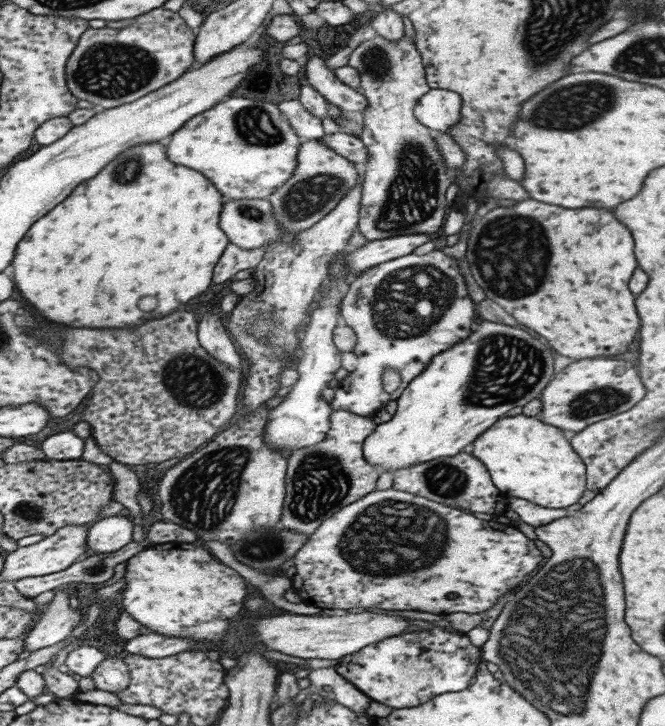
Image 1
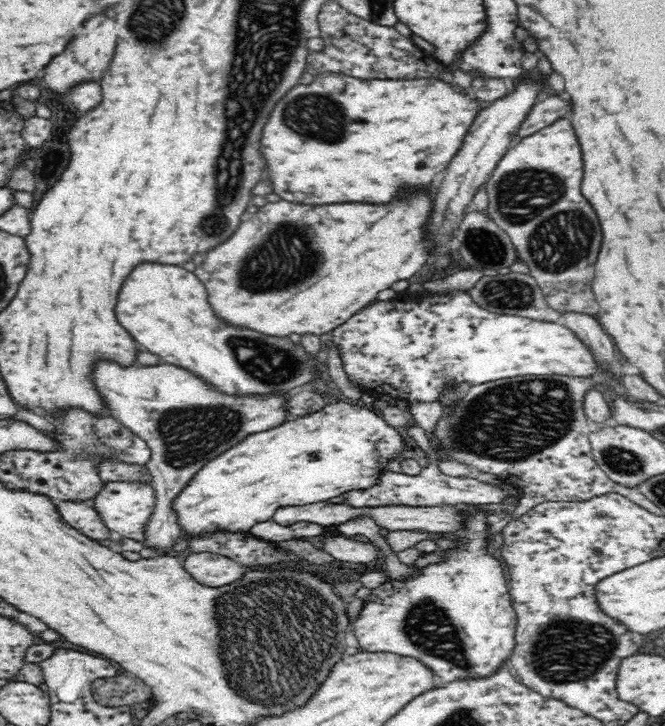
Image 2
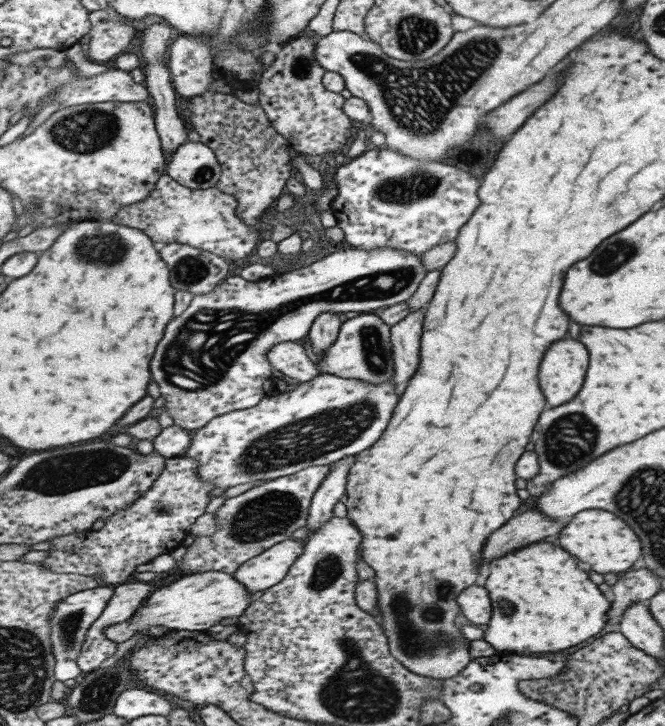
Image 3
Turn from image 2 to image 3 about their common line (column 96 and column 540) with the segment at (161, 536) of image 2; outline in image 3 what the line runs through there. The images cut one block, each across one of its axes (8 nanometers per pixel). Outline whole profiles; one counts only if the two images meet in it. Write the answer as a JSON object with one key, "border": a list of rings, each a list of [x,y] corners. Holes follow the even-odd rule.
{"border":[[[560,340],[548,348],[538,372],[538,384],[547,407],[554,408],[572,400],[588,370],[588,352],[578,340]]]}

